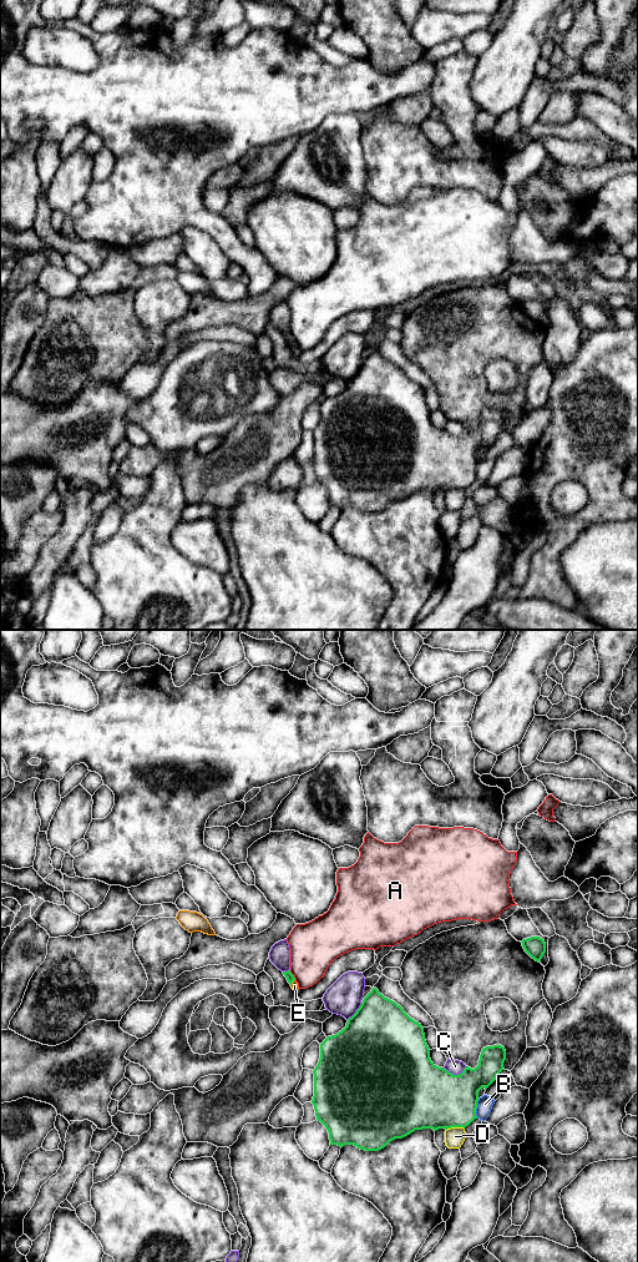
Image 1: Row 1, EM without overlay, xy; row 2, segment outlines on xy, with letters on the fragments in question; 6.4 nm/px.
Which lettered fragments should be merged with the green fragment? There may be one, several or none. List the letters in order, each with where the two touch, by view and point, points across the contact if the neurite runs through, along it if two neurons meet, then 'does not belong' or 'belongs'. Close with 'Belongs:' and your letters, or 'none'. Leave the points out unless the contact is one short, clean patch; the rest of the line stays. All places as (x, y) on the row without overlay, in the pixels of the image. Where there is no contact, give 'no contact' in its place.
A: xy (293, 337) | does not belong
B: xy (476, 469) | does not belong
C: xy (452, 435) | does not belong
D: xy (455, 488) | does not belong
E: xy (292, 343) | along xy (294, 341), (290, 347) | does not belong
Belongs: none

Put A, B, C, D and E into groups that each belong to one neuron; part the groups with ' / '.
A / B / C / D / E

